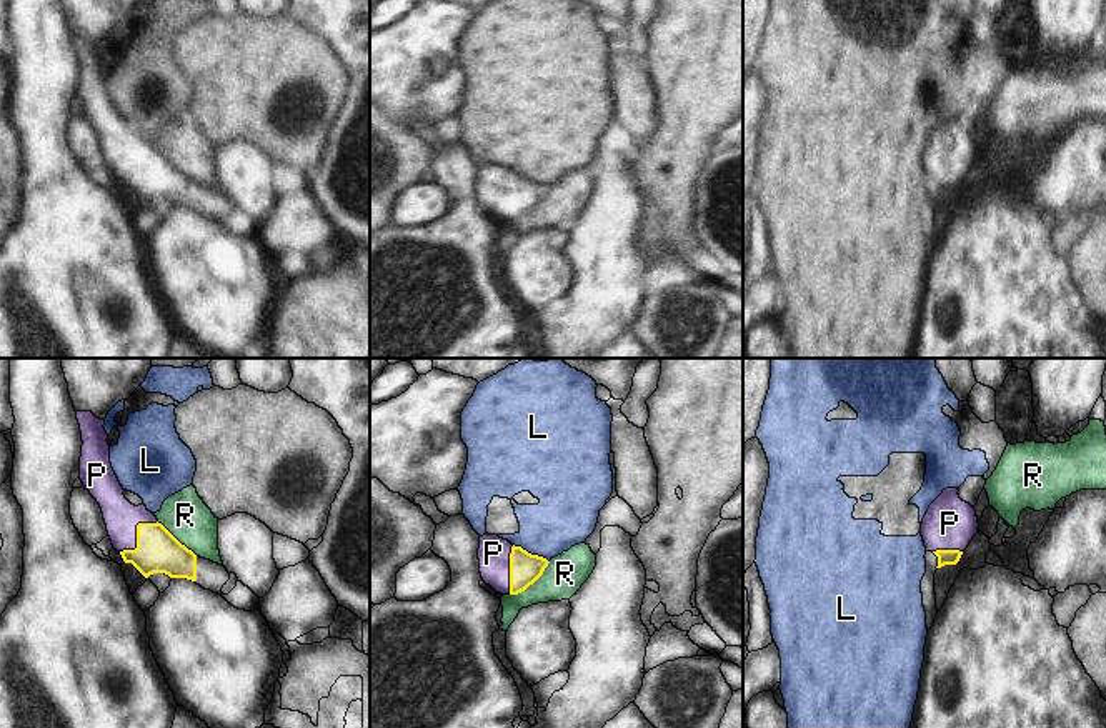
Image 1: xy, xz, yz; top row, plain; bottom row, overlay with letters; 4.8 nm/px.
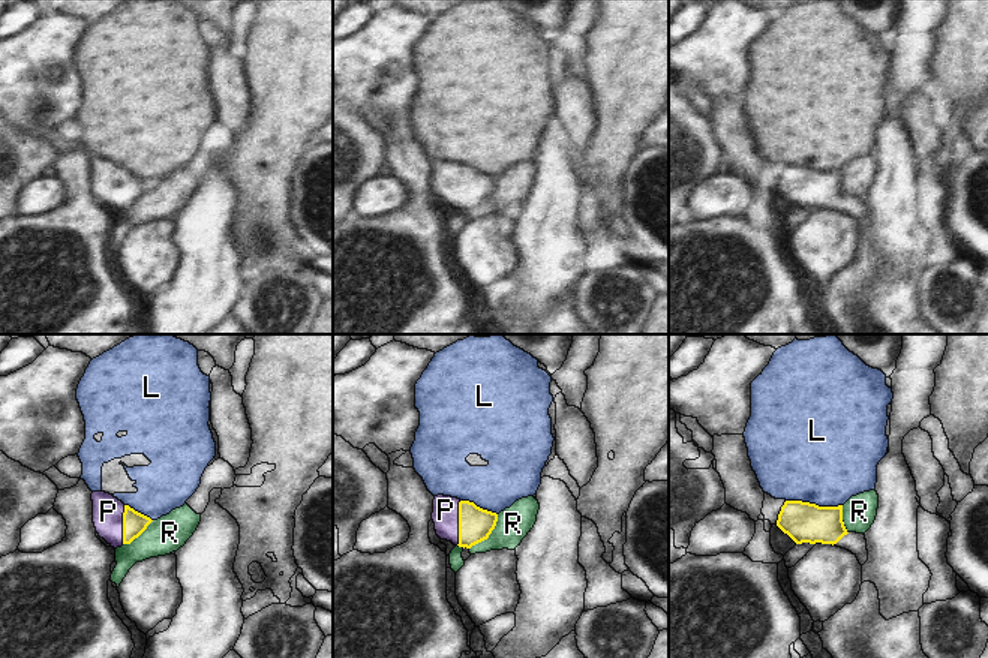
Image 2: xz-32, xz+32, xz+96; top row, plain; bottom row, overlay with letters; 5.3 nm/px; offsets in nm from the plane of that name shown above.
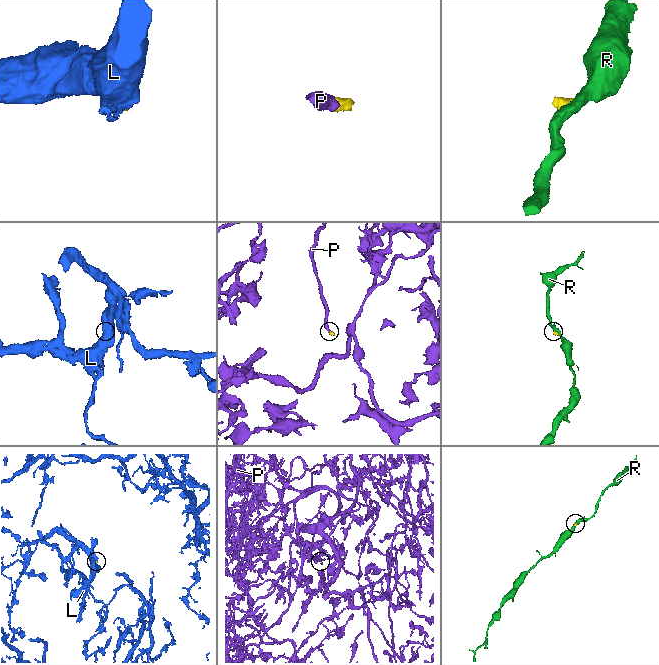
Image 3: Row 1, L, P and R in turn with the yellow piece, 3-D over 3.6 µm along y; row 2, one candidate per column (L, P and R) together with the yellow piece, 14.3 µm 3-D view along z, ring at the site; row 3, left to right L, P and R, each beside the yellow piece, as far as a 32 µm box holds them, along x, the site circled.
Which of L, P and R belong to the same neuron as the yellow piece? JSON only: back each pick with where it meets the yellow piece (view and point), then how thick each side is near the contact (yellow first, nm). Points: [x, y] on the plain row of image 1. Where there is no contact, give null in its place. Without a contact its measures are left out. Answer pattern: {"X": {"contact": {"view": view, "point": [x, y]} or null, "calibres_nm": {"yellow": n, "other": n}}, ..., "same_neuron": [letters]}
{"P": {"contact": {"view": "xy", "point": [137, 160]}, "calibres_nm": {"yellow": 220, "other": 160}}, "same_neuron": ["P"]}

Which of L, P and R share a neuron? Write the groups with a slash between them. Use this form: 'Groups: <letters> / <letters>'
Groups: L / P / R.

